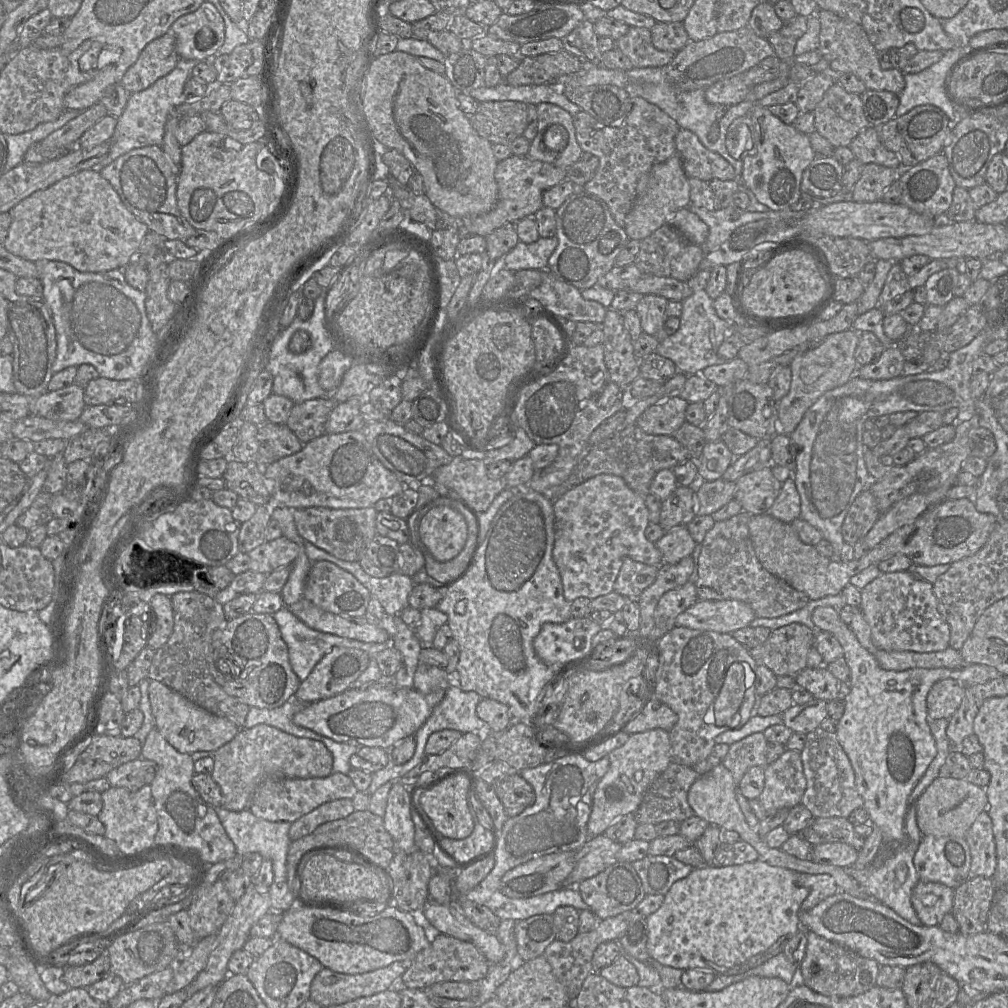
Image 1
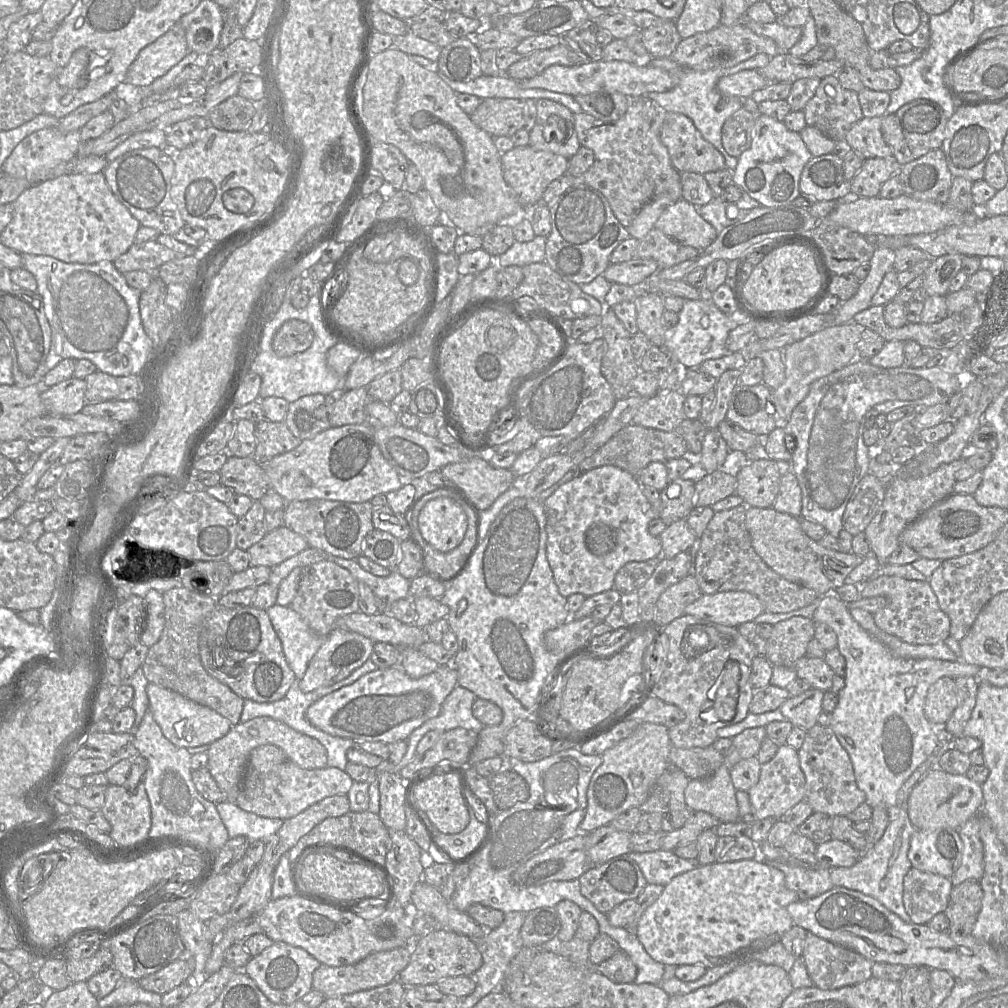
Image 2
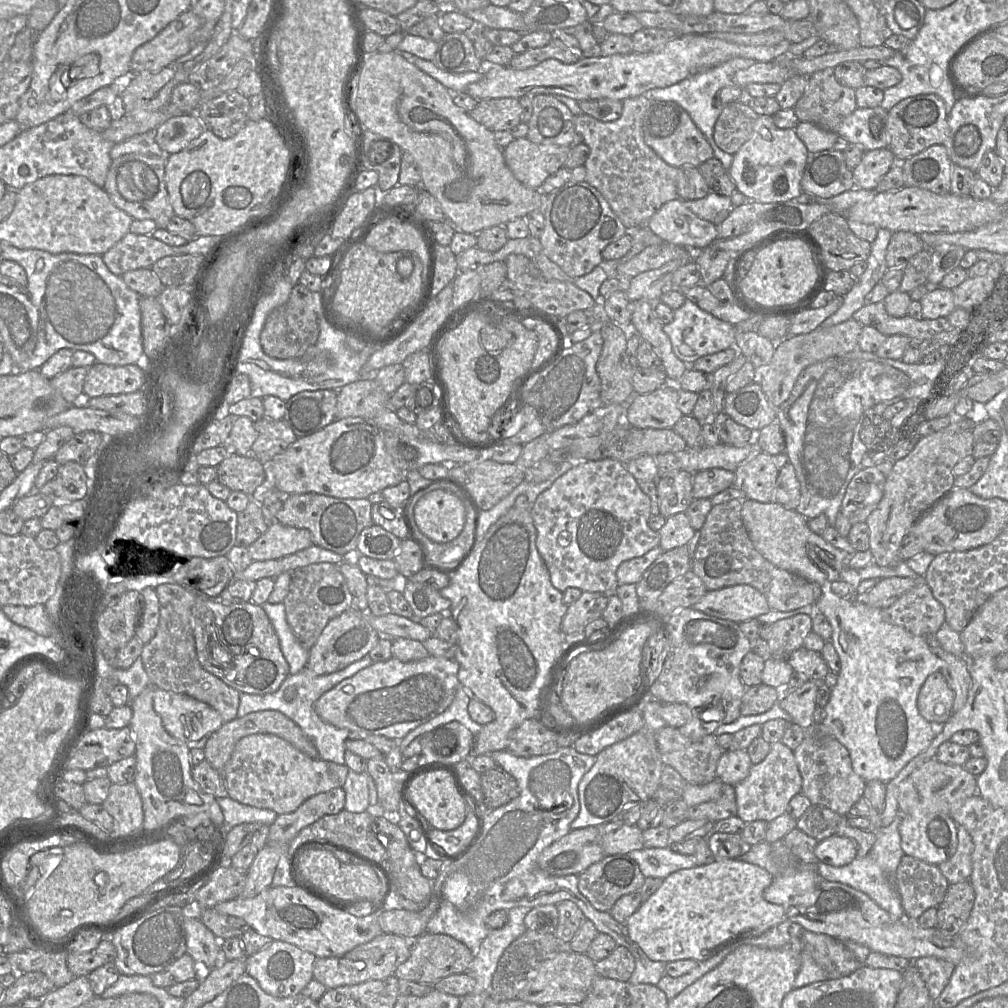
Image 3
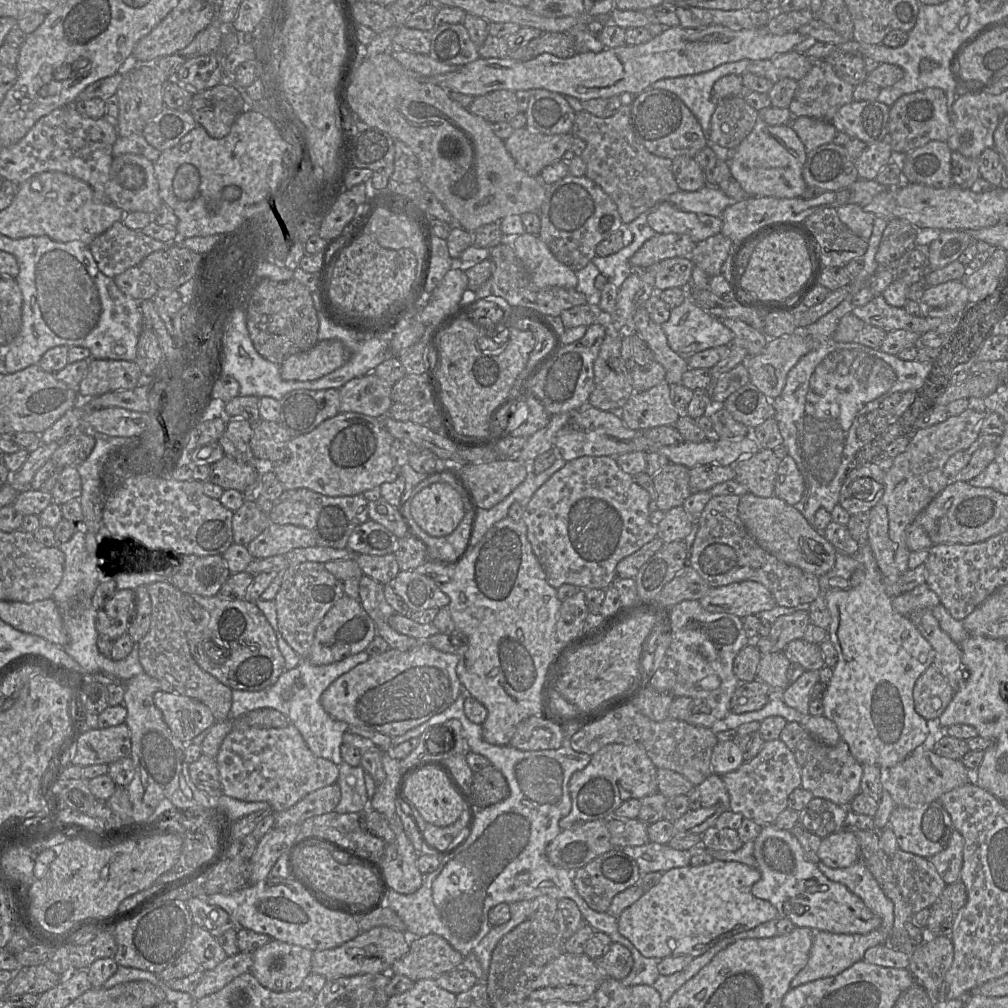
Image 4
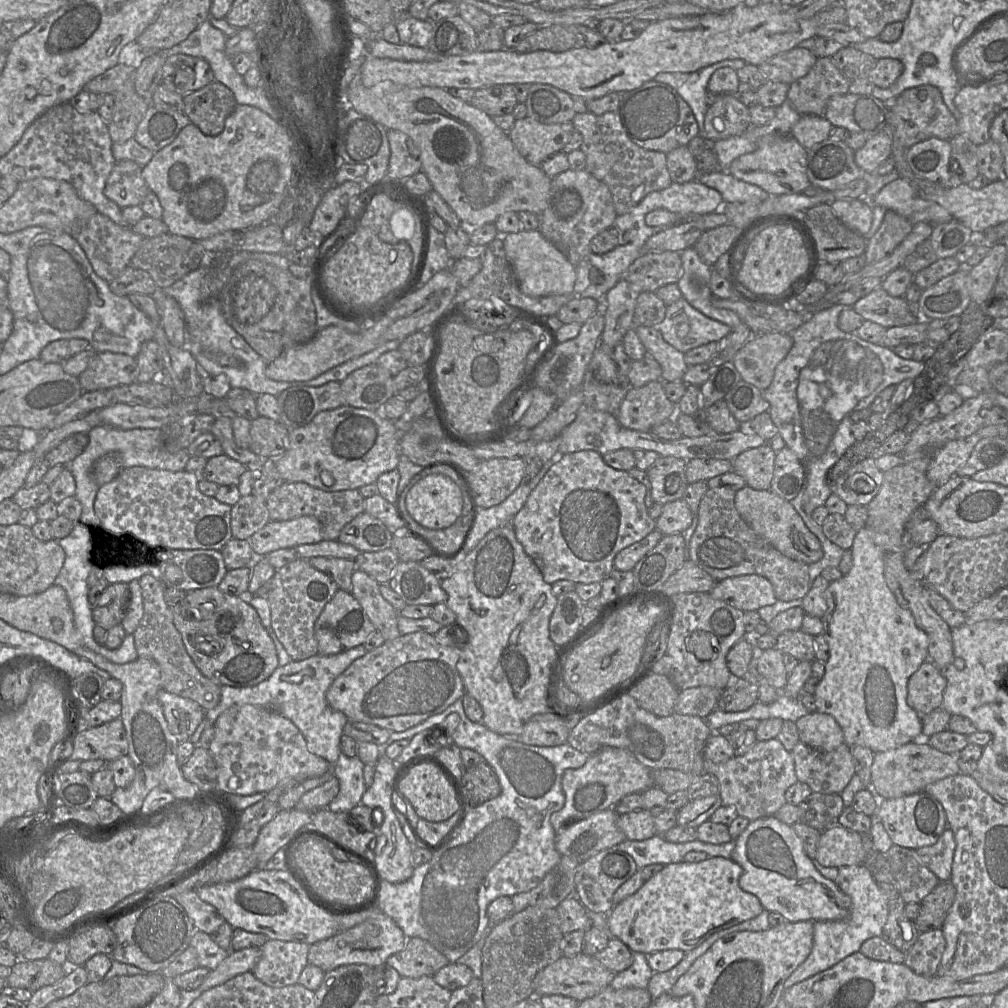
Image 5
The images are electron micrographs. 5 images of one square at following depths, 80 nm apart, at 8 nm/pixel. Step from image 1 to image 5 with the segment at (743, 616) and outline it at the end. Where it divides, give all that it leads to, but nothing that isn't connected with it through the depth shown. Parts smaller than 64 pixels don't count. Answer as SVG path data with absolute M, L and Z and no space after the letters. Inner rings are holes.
M756 574L726 578L717 582L709 593L743 612L757 611L778 601L772 584Z

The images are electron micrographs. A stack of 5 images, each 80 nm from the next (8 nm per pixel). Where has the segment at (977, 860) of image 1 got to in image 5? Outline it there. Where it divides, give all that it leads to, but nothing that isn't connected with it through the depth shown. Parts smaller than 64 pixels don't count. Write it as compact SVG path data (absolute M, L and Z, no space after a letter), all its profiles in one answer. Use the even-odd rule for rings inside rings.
M949 828L931 846L916 849L919 860L926 865L940 880L950 882L956 842Z

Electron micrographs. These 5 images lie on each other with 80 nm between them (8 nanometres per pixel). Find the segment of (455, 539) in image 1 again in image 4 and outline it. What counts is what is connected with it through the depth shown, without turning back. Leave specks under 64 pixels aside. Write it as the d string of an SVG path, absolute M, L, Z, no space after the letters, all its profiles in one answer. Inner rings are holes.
M436 482L412 495L410 513L416 524L432 537L452 533L464 517L463 499L446 482Z

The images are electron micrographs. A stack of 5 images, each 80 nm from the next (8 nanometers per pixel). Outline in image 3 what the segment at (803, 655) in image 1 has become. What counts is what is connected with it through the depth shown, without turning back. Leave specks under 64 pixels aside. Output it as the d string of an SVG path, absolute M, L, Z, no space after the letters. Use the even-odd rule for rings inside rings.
M797 614L772 624L768 639L770 654L775 658L786 658L803 647L806 636L812 631L812 618L808 614Z

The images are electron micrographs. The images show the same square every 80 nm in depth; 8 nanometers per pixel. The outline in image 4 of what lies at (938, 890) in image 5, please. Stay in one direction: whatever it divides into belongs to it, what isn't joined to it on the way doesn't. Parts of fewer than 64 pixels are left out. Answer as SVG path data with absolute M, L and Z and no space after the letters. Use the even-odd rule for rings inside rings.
M963 882L946 884L938 899L931 905L930 915L925 926L929 936L950 938L953 922L958 912L967 903L967 889Z

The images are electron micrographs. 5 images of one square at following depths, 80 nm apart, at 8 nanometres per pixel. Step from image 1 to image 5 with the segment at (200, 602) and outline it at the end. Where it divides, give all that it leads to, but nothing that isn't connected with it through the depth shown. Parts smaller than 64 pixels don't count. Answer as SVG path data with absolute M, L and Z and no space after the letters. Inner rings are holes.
M144 575L139 579L144 606L143 617L133 633L139 657L155 661L161 672L161 688L174 695L190 699L198 703L205 711L215 708L221 698L218 684L205 677L187 653L181 634L173 622L172 612L166 602L166 585L152 575Z

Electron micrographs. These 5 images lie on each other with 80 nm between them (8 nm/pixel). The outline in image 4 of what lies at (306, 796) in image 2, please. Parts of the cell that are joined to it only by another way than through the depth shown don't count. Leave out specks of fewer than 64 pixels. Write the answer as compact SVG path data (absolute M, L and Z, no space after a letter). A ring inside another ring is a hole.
M292 723L278 729L232 728L215 760L224 795L244 802L266 802L273 812L293 807L309 793L337 783L339 776L339 765L315 756Z

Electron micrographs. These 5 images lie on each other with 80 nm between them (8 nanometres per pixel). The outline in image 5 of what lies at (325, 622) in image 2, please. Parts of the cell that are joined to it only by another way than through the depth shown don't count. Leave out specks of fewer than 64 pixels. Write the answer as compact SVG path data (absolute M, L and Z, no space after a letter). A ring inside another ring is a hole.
M302 558L276 569L266 598L270 606L272 628L292 661L302 661L319 653L315 622L338 589L331 576Z

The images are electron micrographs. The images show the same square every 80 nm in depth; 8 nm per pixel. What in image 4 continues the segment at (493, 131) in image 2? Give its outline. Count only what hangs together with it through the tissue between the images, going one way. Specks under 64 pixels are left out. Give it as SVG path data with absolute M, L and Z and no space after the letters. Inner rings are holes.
M496 90L474 97L468 110L491 124L509 123L519 113L516 93L511 90Z

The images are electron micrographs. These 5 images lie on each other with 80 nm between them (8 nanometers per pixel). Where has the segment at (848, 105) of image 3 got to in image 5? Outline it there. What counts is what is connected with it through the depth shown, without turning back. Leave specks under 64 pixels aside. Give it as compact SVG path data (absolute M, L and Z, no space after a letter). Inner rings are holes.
M818 58L814 66L805 76L789 84L787 99L791 106L801 115L817 115L825 117L827 104L831 97L849 92L849 81L834 65L832 58Z

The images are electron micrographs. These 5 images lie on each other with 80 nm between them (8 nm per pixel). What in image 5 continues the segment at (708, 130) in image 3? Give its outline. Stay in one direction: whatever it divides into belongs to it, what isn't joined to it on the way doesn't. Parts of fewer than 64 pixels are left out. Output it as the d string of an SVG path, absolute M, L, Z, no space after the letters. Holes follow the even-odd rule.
M742 59L723 60L695 72L661 72L655 80L671 86L690 106L698 124L699 135L705 139L704 118L708 105L708 82L720 68L729 67L735 71L745 66Z

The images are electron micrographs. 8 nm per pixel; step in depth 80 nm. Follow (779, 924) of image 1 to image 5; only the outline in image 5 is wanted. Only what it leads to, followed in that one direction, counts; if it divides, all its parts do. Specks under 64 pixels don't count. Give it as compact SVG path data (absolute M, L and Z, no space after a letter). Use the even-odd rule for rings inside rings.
M709 857L691 863L678 862L664 867L633 895L614 905L608 913L608 923L612 934L620 939L631 951L650 955L663 950L693 950L716 932L753 919L764 910L758 897L745 892L739 885L742 867L732 859Z

